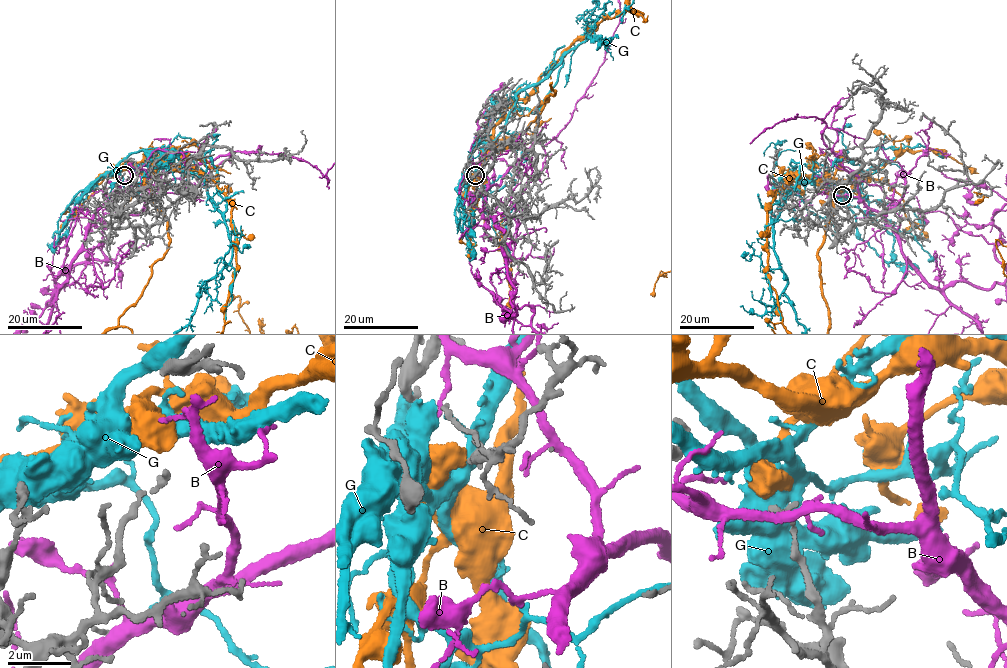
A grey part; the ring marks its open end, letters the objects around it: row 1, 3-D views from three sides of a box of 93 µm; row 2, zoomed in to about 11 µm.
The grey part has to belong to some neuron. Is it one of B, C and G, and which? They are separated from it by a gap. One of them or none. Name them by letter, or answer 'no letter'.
no letter

